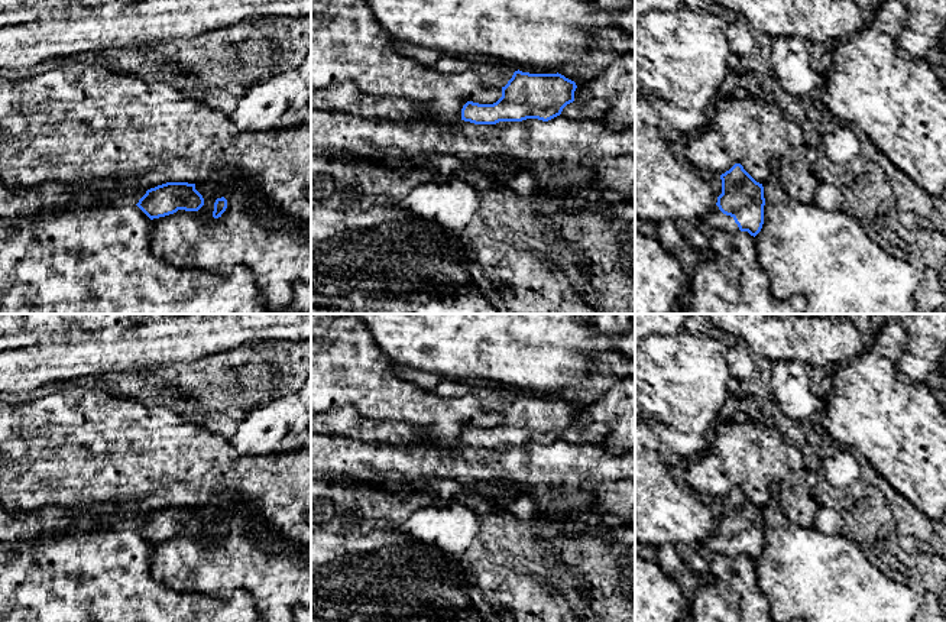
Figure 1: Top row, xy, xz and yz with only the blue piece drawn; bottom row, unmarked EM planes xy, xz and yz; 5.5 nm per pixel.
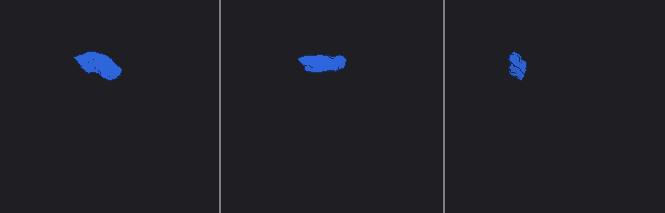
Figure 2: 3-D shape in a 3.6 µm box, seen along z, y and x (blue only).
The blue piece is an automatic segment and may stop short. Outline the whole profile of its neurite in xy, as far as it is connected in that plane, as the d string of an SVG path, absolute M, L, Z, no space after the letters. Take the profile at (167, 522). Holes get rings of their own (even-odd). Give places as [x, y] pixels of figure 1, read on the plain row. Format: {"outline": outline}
{"outline": "M166 506L148 514L136 529L153 544L178 534L198 535L204 529L204 522L195 514L195 508Z"}

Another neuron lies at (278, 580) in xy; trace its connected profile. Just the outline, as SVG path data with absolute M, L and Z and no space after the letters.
M231 490L224 492L221 499L223 505L195 508L195 514L204 522L204 529L198 535L178 534L152 544L153 577L176 592L203 593L220 600L244 590L255 599L262 622L292 622L297 606L311 608L311 557L305 550L292 554L265 548L249 531L253 519L259 516L255 506L237 506L237 496ZM221 521L227 524L227 532L214 542L214 527Z

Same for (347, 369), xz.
M311 314L311 414L351 406L369 419L402 422L417 430L419 444L457 447L467 425L493 428L502 412L485 411L472 395L440 396L401 379L366 325L350 314Z

